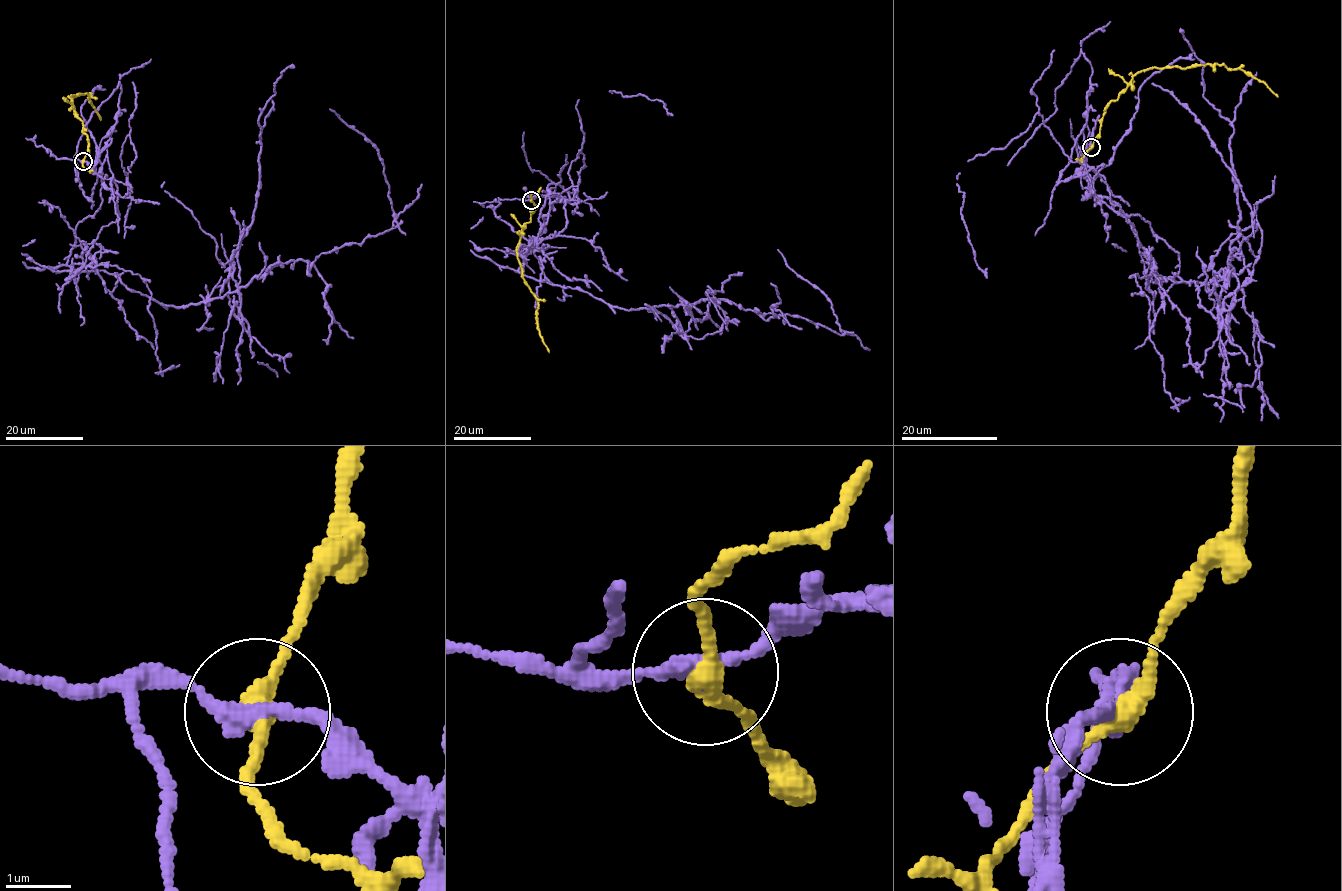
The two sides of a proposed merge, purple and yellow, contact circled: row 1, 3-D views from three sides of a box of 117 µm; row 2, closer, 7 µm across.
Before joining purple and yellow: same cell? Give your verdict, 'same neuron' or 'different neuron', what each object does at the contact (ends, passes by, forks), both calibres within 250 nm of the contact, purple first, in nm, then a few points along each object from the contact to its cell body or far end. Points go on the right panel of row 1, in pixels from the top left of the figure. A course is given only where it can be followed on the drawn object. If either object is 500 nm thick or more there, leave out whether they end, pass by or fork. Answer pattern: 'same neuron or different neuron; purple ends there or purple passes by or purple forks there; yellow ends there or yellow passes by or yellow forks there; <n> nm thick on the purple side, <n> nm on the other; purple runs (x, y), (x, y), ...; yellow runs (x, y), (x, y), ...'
different neuron; purple passes by; yellow passes by; 240 nm thick on the purple side, 280 nm on the other; purple runs (1091, 147), (1114, 205), (1226, 326), (1214, 273), (1252, 211), (1151, 83); yellow runs (1091, 147), (1105, 107), (1138, 72), (1154, 68), (1219, 64), (1241, 69), (1278, 96)

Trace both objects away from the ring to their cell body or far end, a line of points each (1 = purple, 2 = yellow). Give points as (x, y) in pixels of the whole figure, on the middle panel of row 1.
1: (530, 200), (547, 195), (550, 216), (515, 271), (626, 310), (724, 300), (843, 335), (825, 295), (777, 249)
2: (530, 200), (536, 207), (520, 235), (517, 258), (522, 277), (537, 299), (537, 329), (549, 352)

